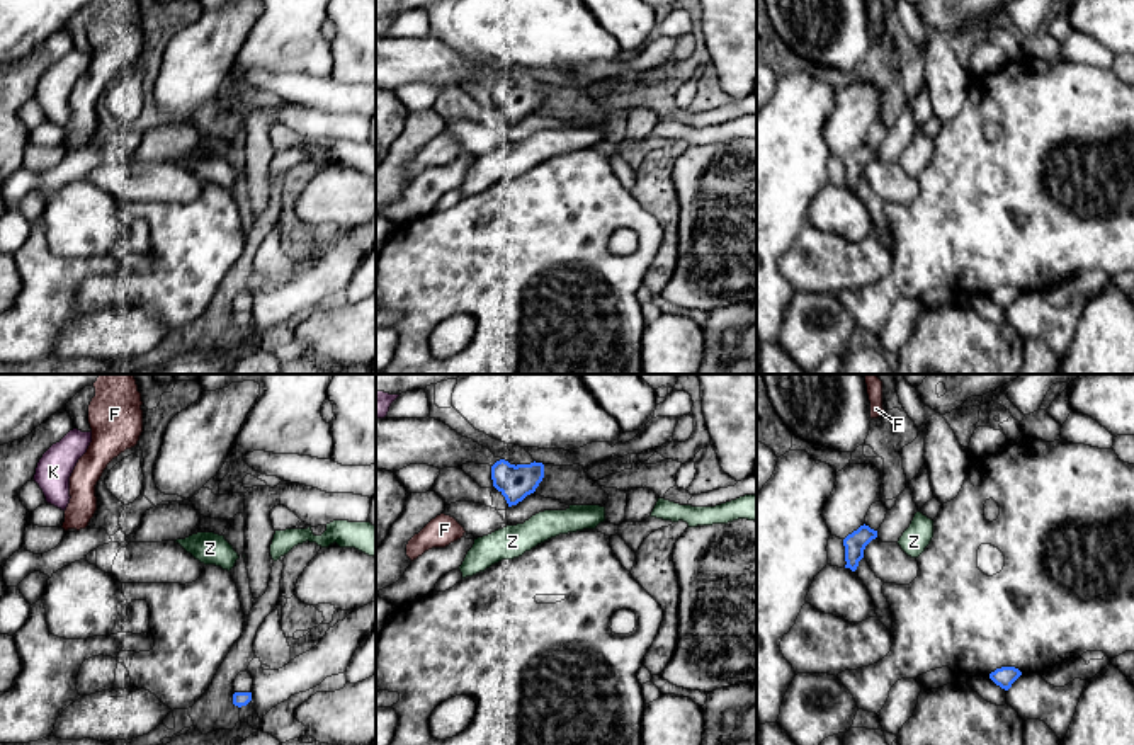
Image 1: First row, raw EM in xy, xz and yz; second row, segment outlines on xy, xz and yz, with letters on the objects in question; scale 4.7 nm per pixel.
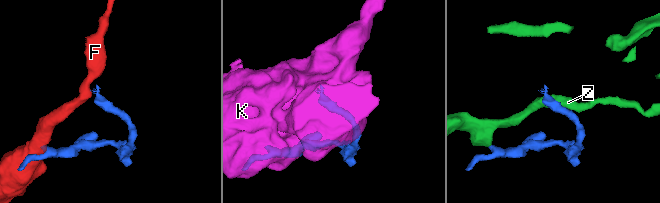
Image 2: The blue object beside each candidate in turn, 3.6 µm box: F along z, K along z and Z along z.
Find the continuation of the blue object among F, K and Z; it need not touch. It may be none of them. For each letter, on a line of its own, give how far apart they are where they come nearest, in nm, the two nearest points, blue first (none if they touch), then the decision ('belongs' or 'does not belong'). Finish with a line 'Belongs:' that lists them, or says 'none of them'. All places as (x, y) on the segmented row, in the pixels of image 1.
F: 240 nm | xz (509, 506), (463, 528) | does not belong
K: 550 nm | xz (492, 466), (398, 395) | does not belong
Z: 90 nm | xz (521, 500), (532, 516) | does not belong
Belongs: none of them

